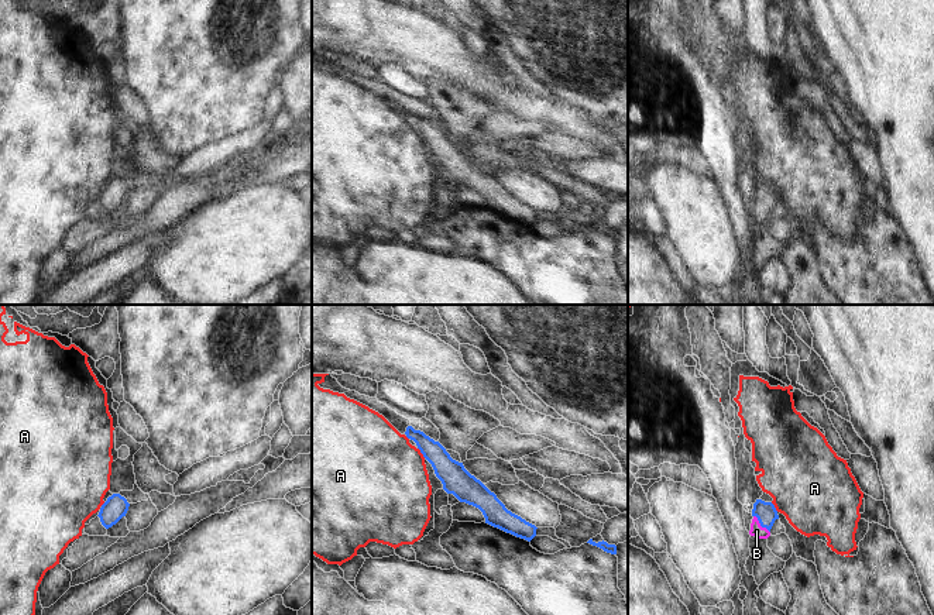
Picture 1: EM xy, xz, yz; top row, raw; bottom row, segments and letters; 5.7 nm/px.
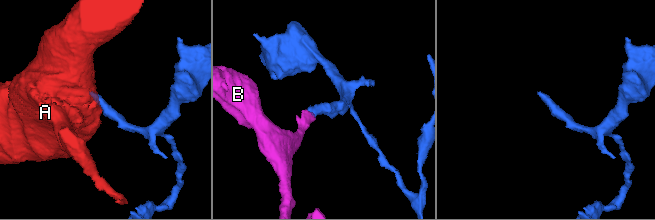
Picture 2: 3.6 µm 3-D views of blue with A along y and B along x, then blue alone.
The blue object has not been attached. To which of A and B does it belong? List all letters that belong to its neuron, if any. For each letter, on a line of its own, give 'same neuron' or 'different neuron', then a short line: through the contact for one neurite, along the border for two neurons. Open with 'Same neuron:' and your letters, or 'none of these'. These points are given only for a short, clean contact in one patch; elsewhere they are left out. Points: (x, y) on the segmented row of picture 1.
Same neuron: B
A: different neuron; line xz (418, 447), (425, 457)
B: same neuron; line yz (766, 514), (761, 525), (756, 531)

